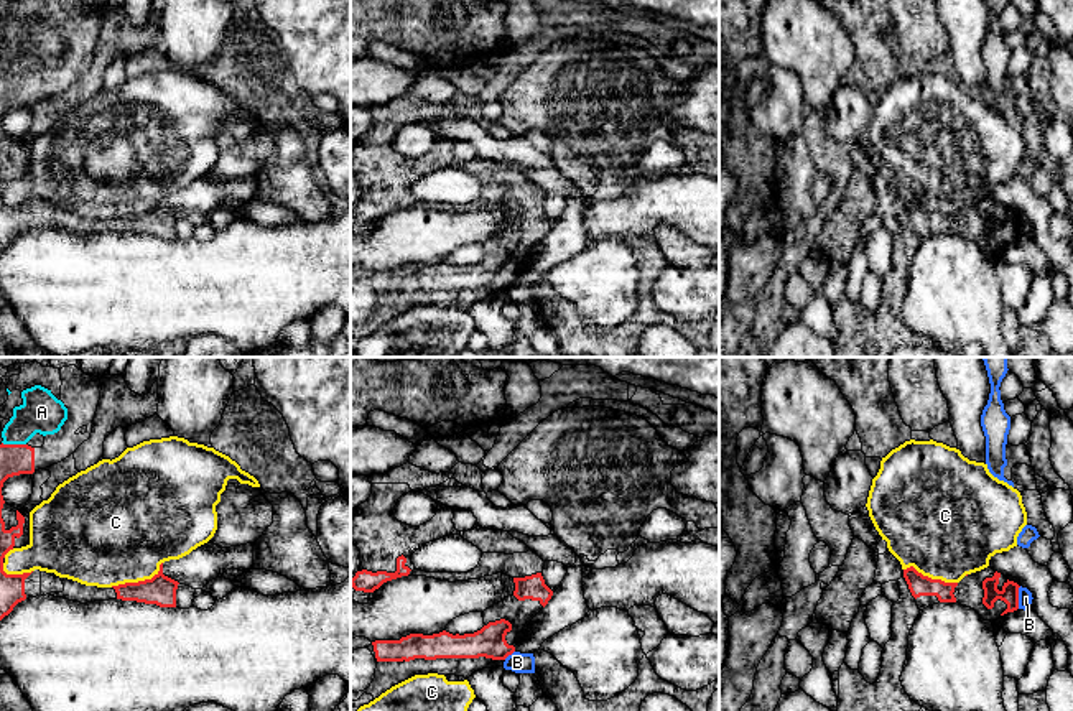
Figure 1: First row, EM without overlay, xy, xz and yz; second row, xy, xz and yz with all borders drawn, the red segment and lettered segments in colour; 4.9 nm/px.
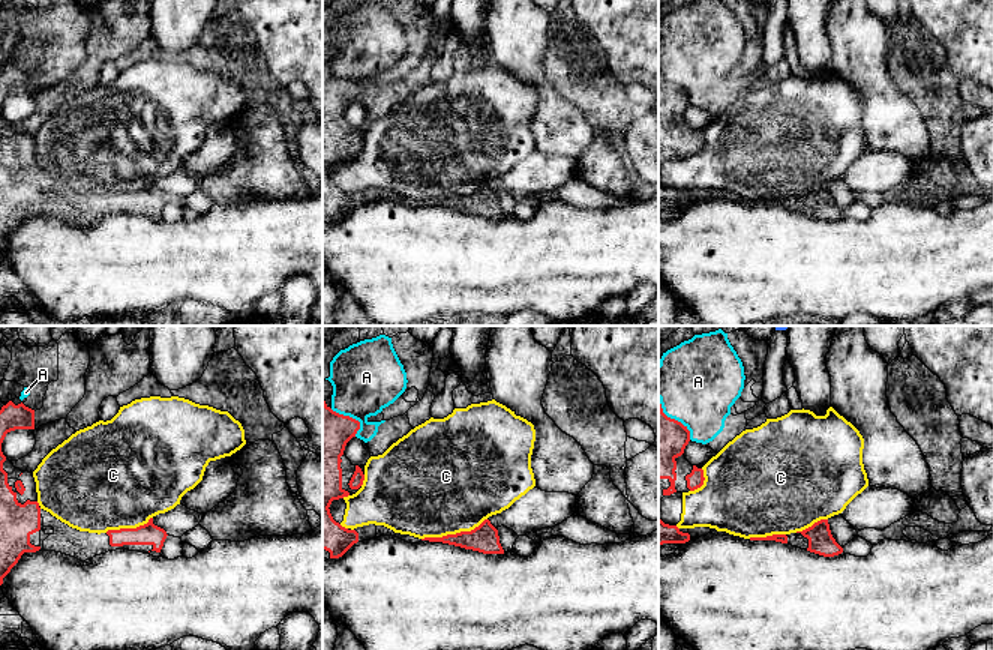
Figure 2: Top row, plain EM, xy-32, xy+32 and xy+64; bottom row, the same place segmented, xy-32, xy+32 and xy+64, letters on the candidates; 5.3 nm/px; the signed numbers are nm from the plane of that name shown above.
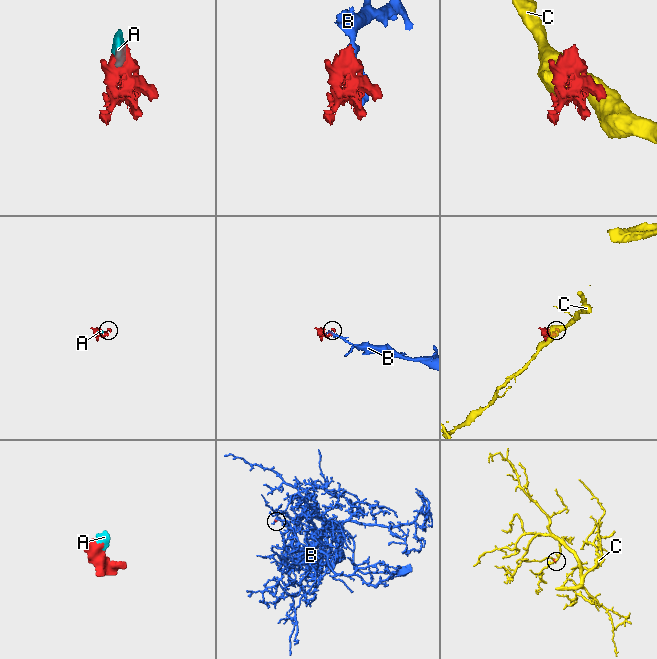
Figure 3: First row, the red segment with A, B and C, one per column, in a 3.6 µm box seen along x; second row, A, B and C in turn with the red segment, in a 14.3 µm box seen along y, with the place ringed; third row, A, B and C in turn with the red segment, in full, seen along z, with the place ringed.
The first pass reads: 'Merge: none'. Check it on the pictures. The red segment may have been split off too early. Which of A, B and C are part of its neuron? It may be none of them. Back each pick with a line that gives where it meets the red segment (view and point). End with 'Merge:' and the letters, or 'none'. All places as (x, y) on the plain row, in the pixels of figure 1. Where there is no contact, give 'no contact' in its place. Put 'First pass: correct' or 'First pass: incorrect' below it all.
Merge: none
First pass: correct

